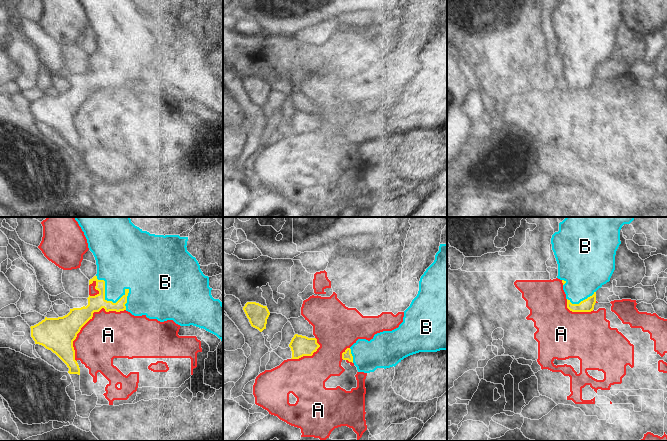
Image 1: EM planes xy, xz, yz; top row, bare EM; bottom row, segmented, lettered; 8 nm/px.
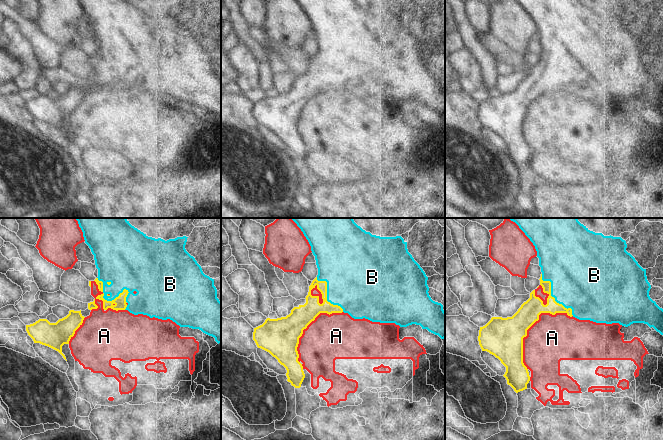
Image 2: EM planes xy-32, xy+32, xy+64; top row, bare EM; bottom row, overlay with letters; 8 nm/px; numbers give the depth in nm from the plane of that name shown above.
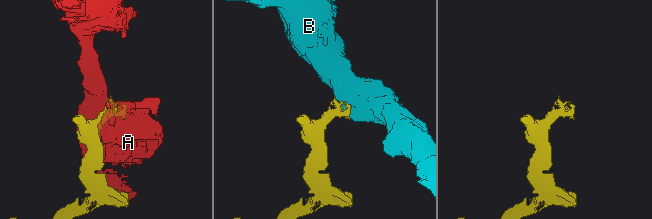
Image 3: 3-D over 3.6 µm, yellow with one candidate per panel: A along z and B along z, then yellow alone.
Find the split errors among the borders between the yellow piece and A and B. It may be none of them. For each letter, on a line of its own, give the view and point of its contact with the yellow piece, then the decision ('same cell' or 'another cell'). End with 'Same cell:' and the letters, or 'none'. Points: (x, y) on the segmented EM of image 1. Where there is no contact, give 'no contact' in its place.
A: xy (88, 320) | another cell
B: xy (114, 303) | same cell
Same cell: B

